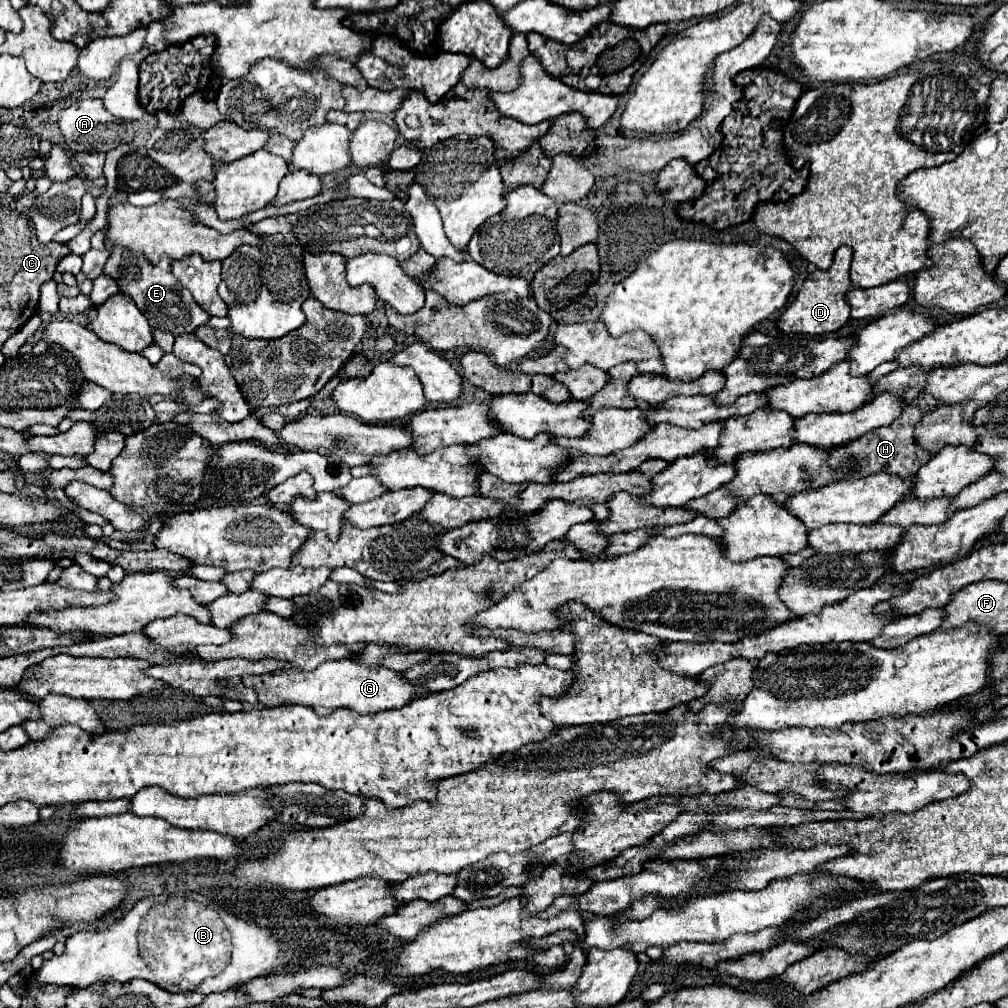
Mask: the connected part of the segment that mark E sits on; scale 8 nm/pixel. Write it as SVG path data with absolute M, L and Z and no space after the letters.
M90 249L86 255L82 255L82 259L84 259L82 273L88 275L88 279L96 279L98 275L102 275L102 269L106 275L114 275L114 279L118 279L120 291L134 299L134 303L146 315L152 329L168 331L174 337L180 337L184 333L192 333L196 327L204 325L210 319L210 315L194 301L192 293L188 289L184 289L180 285L180 281L172 275L168 257L160 257L158 265L150 265L144 255L138 255L134 251L112 251L112 255L110 257L108 255L110 255L108 249L102 249L102 251Z

